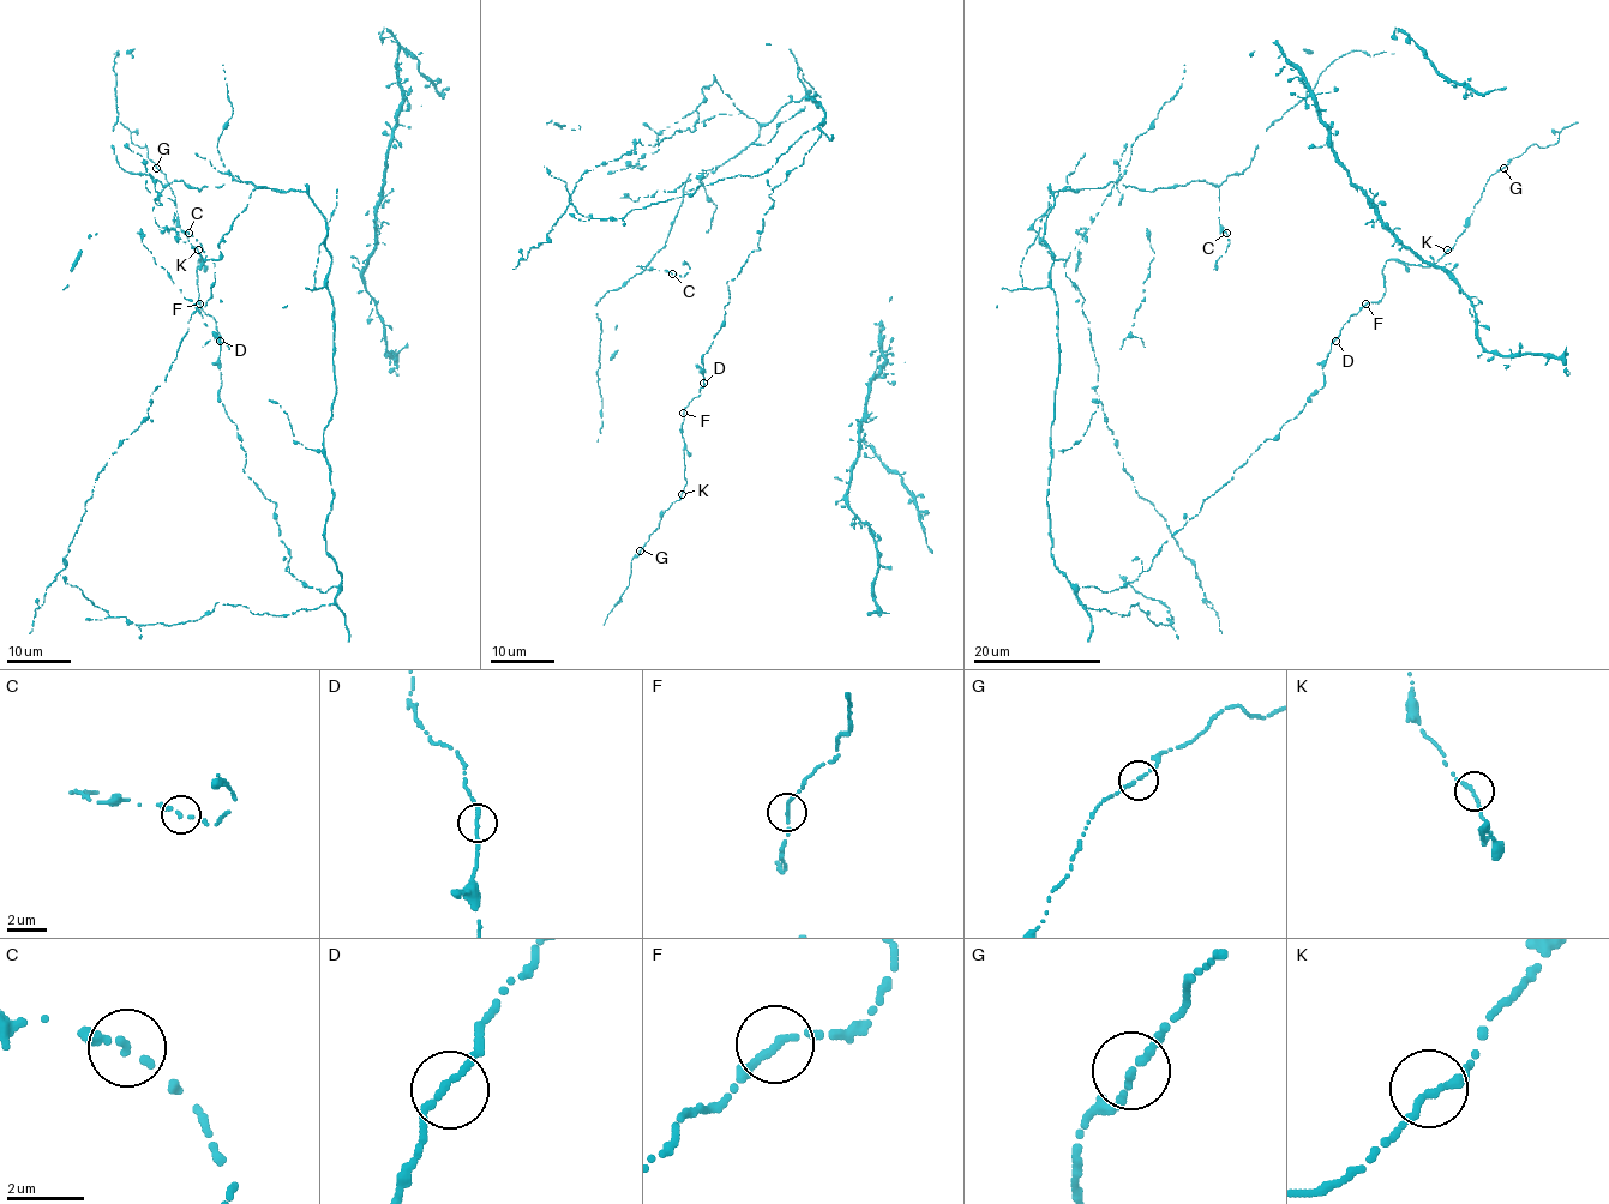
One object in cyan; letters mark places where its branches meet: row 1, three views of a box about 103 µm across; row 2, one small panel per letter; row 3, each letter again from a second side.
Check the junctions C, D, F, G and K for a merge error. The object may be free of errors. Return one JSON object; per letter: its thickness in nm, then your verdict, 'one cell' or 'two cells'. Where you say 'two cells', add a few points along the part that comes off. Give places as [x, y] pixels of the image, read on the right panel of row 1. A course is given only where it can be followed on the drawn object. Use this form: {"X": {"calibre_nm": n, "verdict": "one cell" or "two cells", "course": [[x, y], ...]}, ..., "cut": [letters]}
{"C": {"calibre_nm": 180, "verdict": "one cell"}, "D": {"calibre_nm": 180, "verdict": "one cell"}, "F": {"calibre_nm": 180, "verdict": "one cell"}, "G": {"calibre_nm": 170, "verdict": "one cell"}, "K": {"calibre_nm": 180, "verdict": "one cell"}, "cut": []}

